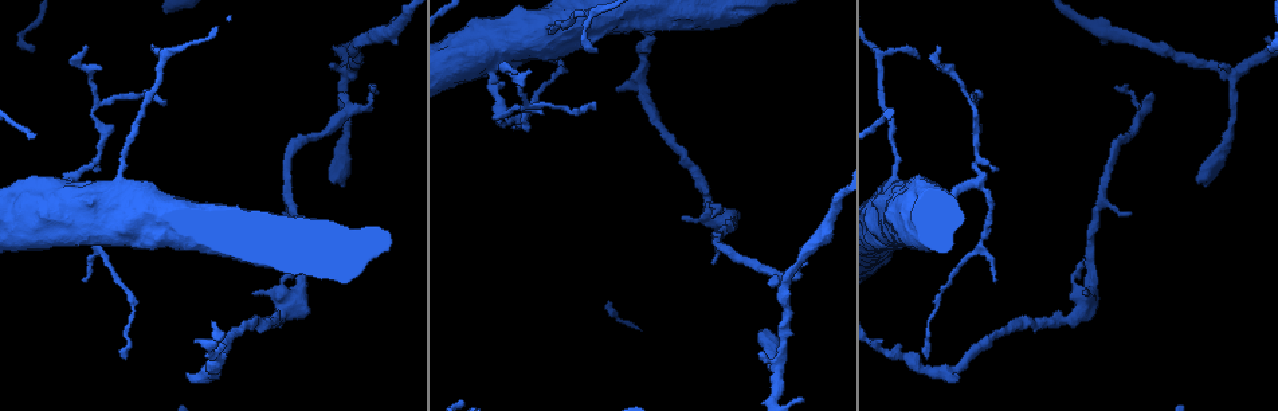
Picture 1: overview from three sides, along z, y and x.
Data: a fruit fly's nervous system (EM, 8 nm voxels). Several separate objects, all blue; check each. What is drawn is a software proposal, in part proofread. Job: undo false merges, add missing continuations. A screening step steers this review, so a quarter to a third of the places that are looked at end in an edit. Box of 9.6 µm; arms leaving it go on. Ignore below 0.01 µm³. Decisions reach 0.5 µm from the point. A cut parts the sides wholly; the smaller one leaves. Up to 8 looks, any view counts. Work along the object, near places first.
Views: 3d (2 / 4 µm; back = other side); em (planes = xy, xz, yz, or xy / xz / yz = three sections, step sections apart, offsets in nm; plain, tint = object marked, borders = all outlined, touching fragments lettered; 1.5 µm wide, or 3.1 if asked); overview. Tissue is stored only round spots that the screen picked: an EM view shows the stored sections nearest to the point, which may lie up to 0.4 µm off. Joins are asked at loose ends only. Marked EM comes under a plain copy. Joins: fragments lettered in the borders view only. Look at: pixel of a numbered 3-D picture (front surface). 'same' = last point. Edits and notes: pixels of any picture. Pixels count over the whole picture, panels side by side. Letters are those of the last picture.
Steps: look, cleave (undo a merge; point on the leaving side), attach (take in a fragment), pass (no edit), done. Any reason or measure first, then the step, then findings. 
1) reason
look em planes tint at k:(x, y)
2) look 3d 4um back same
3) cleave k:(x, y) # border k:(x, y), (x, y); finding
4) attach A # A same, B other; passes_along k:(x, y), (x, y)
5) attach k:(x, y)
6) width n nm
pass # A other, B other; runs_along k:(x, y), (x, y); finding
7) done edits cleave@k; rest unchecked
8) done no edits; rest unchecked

a narrow waist
look 3d 2um at 1:(798, 264)

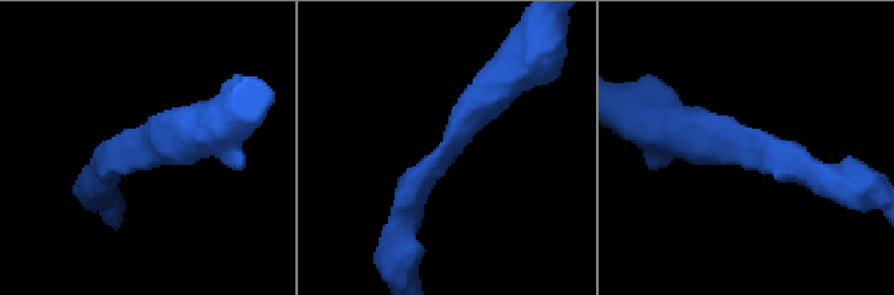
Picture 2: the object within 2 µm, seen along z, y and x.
arm_widths 260, 340 nm
look em xz step 4 tint at 2:(741, 144)

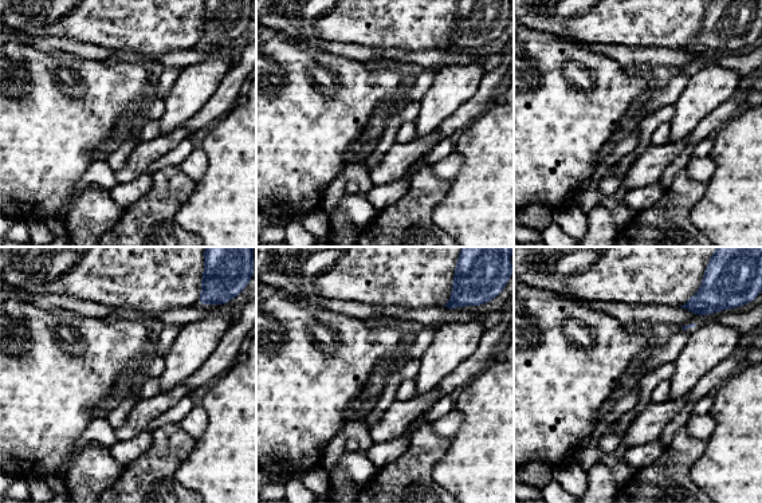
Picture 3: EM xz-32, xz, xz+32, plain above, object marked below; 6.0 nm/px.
look em planes borders same

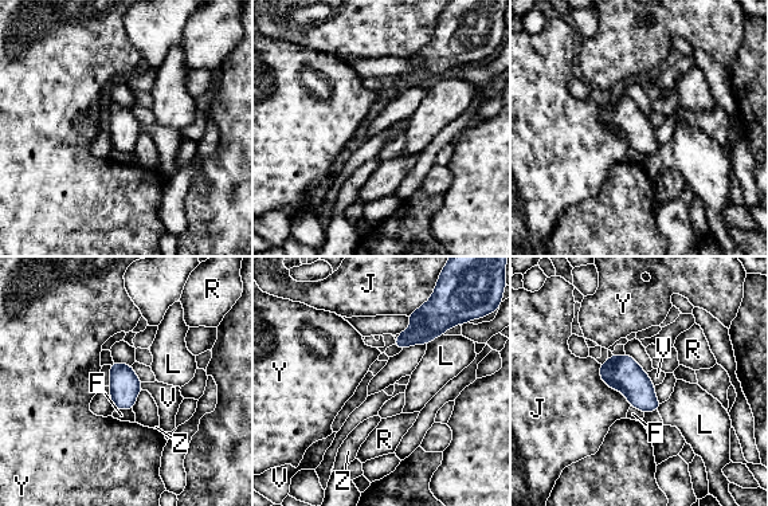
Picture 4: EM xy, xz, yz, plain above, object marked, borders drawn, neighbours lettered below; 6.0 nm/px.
width 180 nm
pass # F other, J other, L other, R other, V other, Y other, Z other; continuous, no second cell

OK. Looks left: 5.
sudden change in width
look em xz step 4 tint at 1:(492, 71)

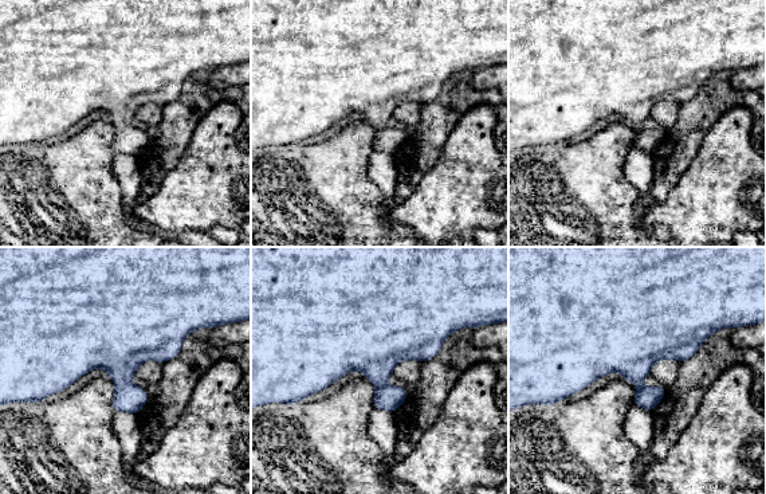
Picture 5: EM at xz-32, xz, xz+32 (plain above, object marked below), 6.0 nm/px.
look em yz step 8 borders same

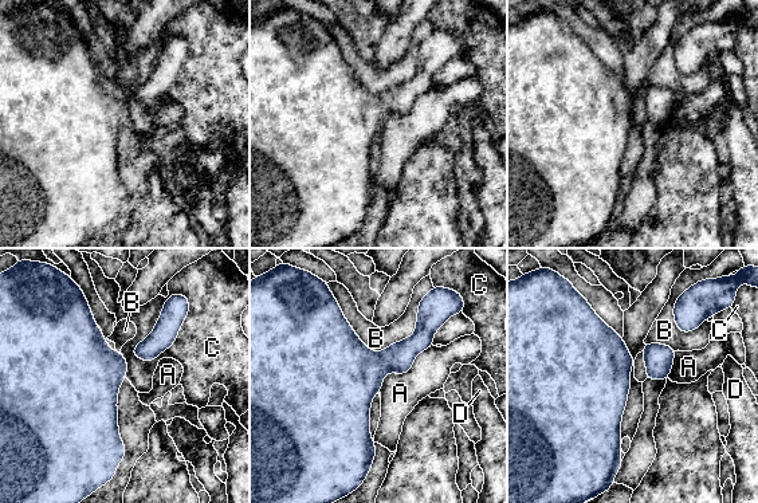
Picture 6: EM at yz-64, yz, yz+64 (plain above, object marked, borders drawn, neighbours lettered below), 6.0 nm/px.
width 300 nm; longest_contact B 550 nm
pass # A other, B other, C other, D other; continuous, no second cell

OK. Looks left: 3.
free end
look em planes borders at 1:(188, 376)

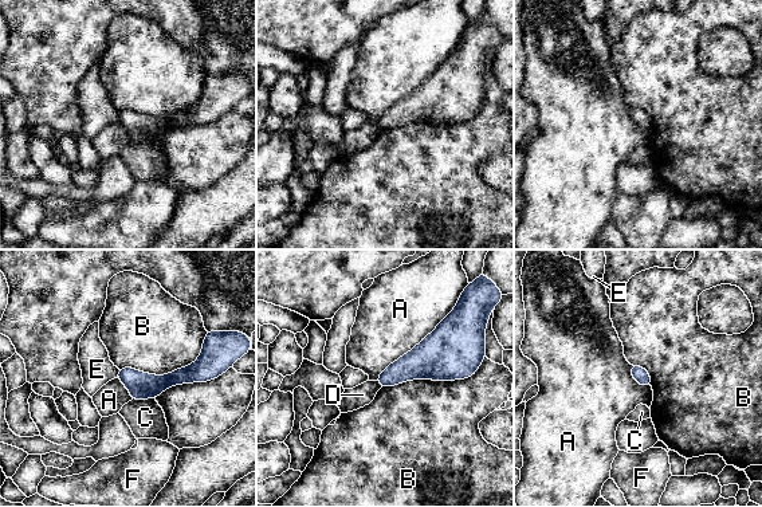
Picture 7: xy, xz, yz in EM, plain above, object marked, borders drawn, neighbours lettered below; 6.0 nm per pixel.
longest_contact A 600 nm
pass # A other, B other, C other, D other, E other, F other; runs_along 7:(208, 372), (167, 381), (121, 376); no lettered fragment goes on from it

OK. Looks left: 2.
done no edits; rest unchecked

